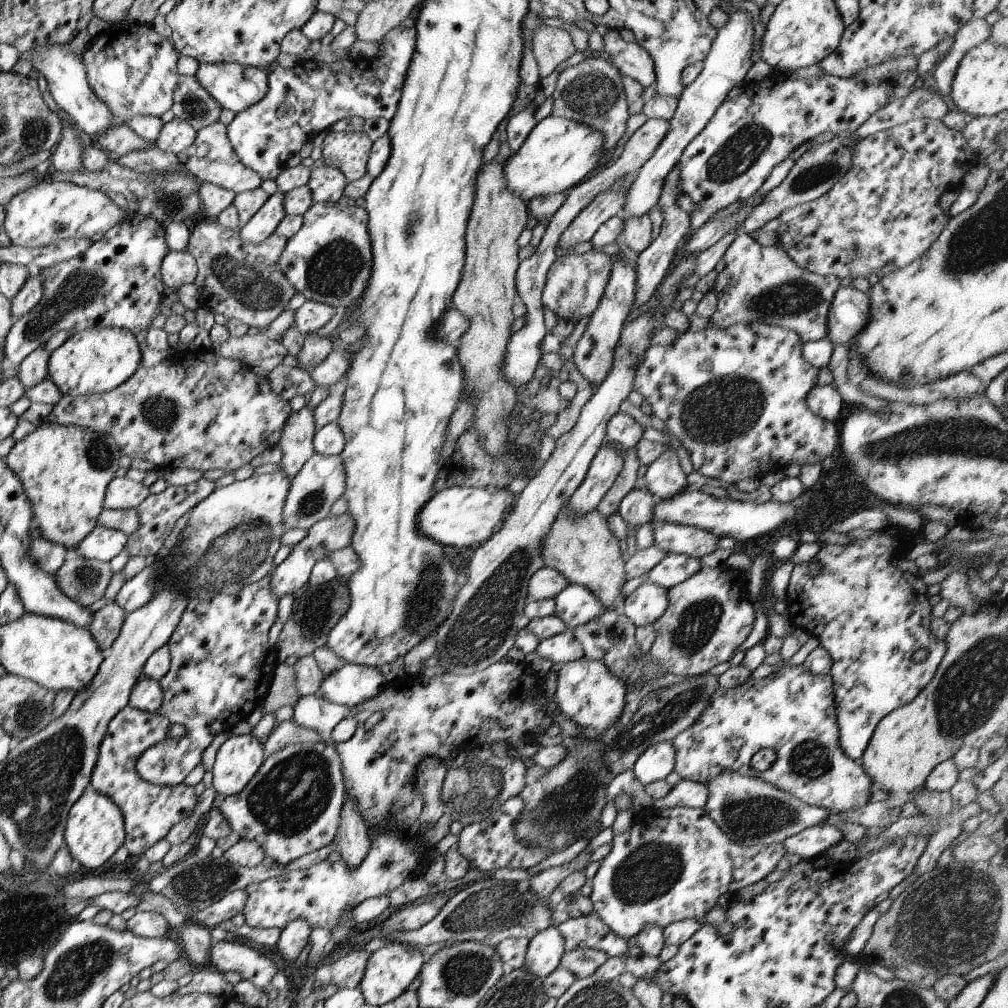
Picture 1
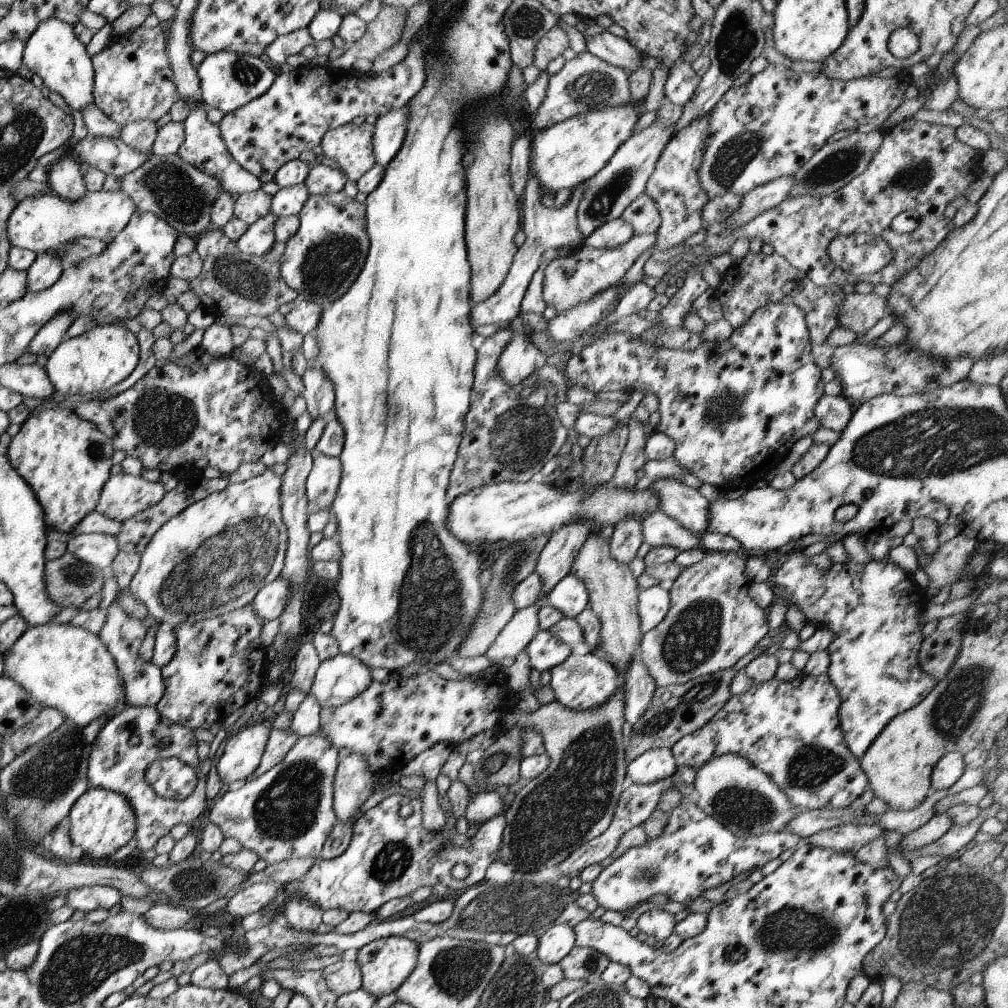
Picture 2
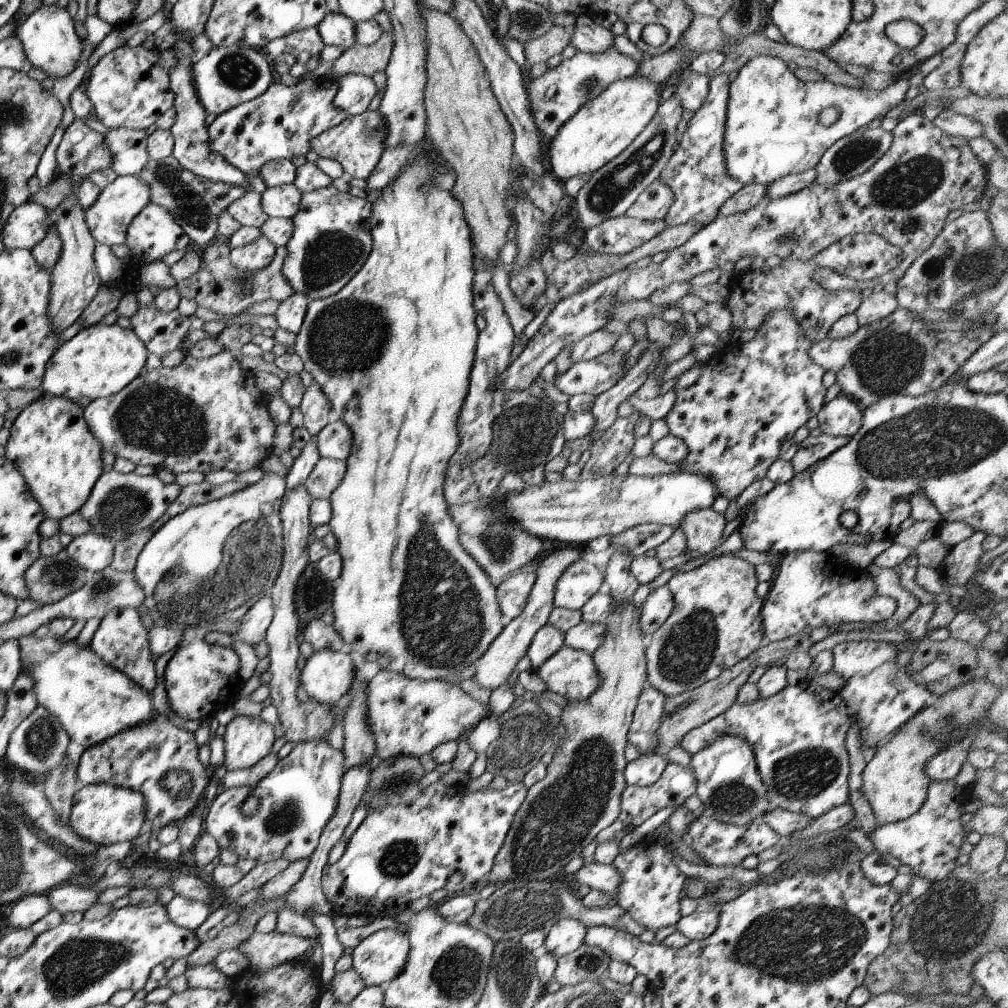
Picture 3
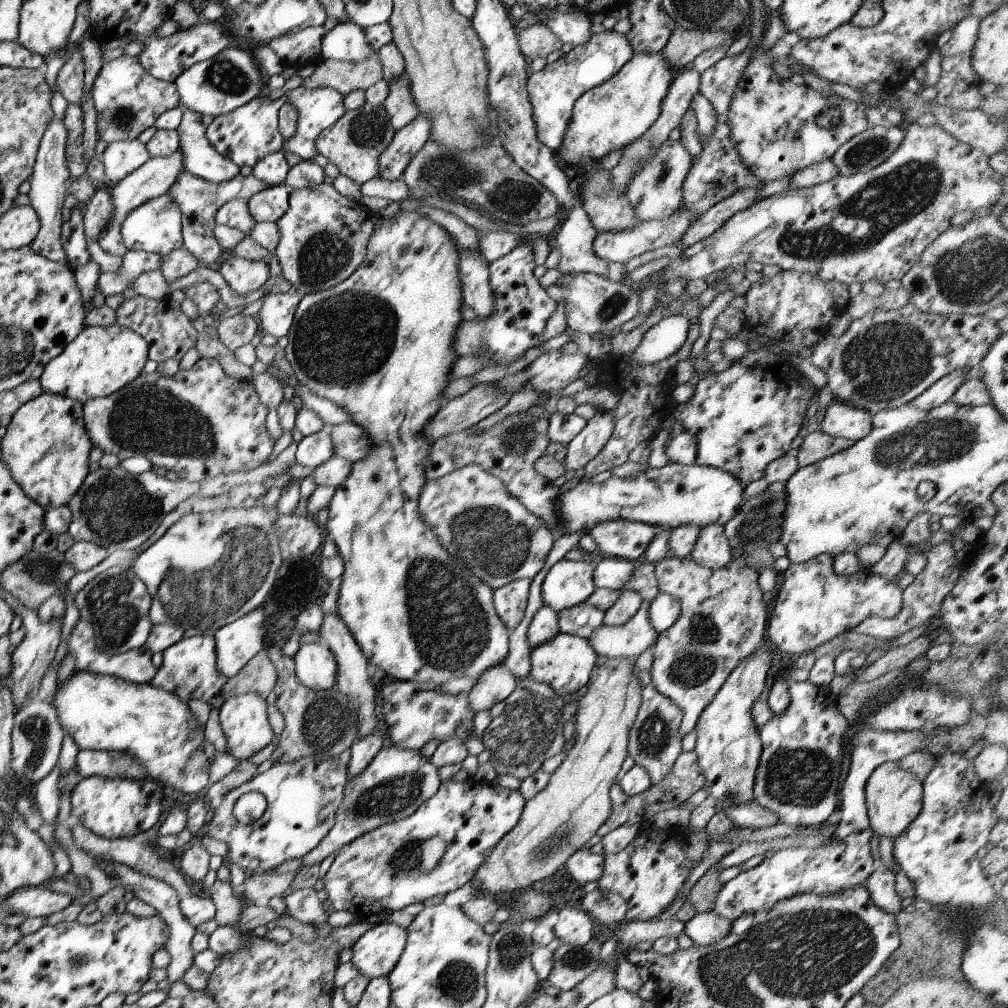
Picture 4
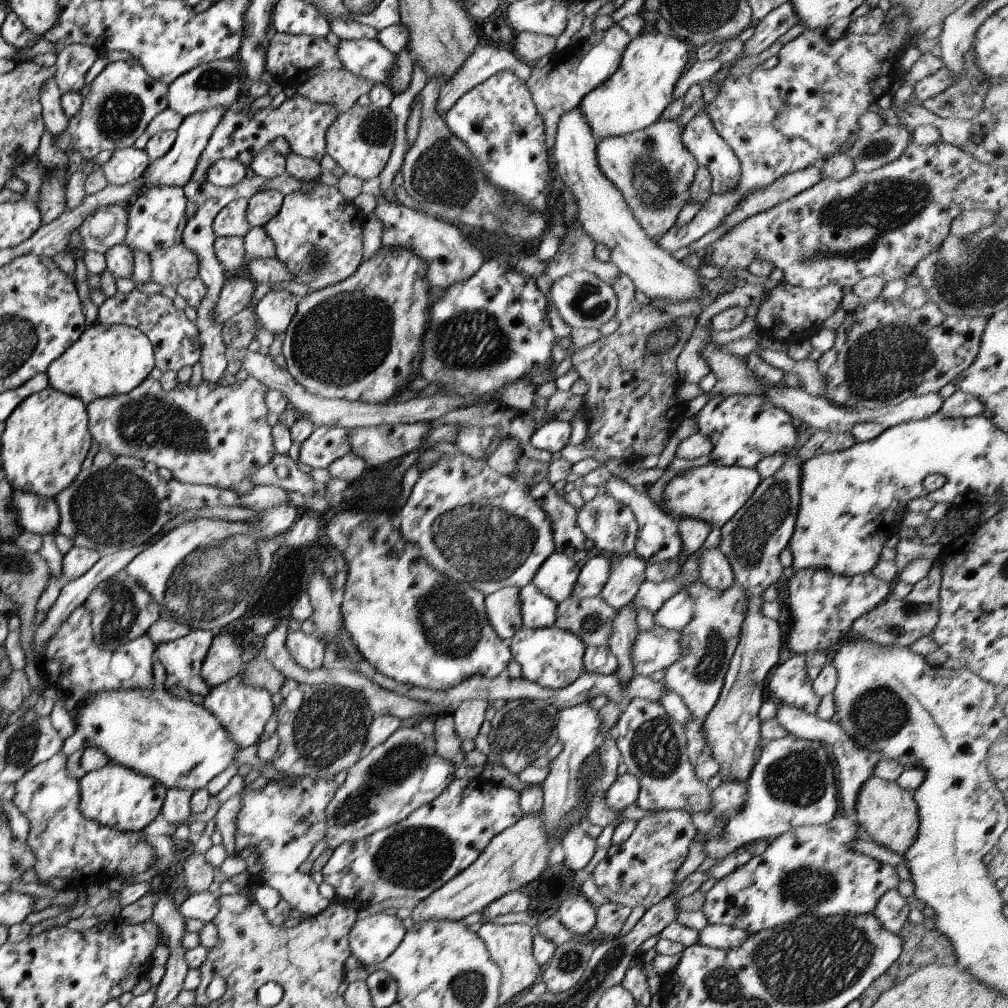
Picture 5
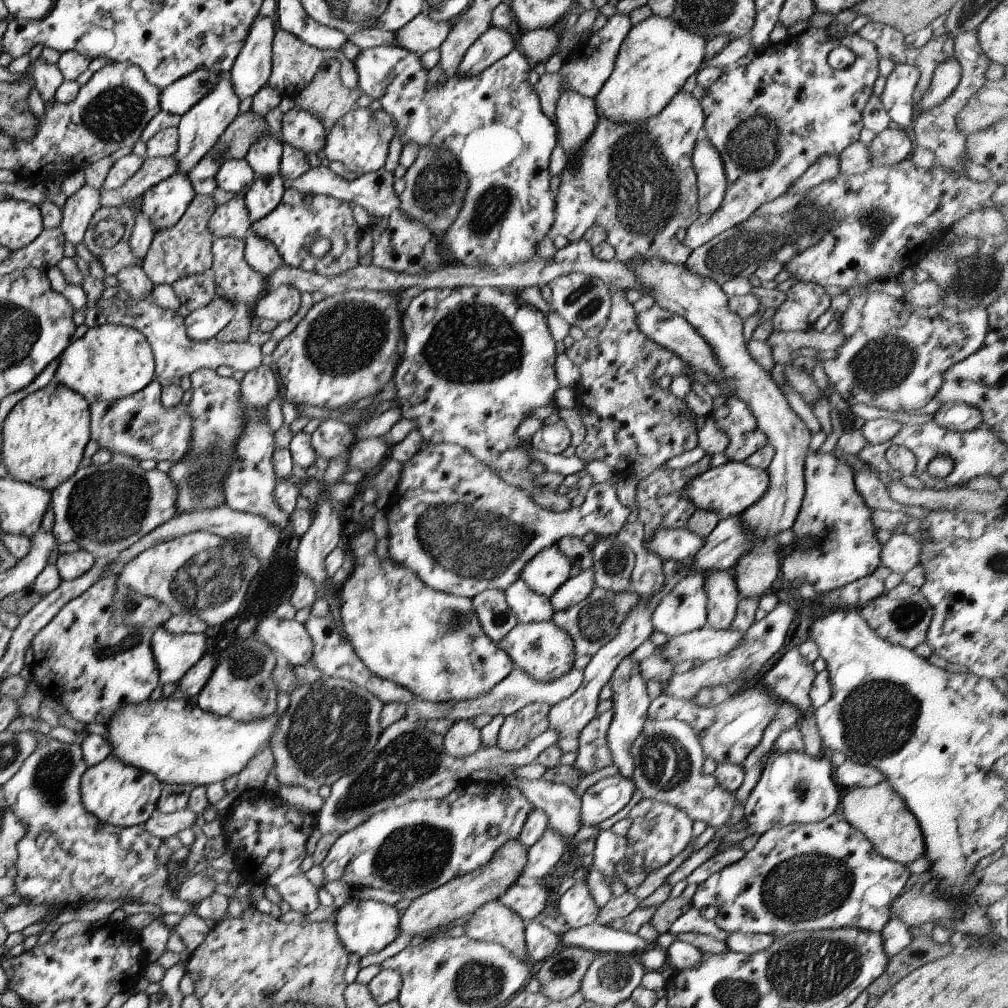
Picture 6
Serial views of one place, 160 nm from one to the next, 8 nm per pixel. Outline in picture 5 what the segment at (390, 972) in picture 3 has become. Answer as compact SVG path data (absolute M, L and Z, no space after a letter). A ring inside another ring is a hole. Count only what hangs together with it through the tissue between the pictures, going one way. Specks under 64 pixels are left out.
M375 913L356 920L349 929L348 947L362 967L383 962L399 946L405 926L395 915Z

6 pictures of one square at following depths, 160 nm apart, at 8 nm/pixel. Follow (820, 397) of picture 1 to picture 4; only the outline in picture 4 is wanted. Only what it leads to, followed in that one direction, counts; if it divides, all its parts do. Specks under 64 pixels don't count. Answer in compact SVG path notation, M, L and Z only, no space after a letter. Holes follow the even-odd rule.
M833 400L823 412L820 430L829 436L855 442L869 434L871 423L872 414L868 410L861 410L849 403Z

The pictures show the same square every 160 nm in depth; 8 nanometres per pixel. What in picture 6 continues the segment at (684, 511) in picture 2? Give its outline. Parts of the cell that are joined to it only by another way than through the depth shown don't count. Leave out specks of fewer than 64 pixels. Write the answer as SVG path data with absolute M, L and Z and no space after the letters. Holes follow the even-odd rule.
M713 569L704 574L703 590L706 594L706 622L715 630L727 629L730 622L738 617L736 609L740 607L735 581L727 569Z

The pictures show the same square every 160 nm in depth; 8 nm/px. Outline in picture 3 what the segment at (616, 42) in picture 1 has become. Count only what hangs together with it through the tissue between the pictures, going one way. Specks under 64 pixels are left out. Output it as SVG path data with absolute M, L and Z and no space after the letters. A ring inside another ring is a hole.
M590 23L588 26L573 27L569 44L577 51L601 54L613 47L613 34L600 24Z

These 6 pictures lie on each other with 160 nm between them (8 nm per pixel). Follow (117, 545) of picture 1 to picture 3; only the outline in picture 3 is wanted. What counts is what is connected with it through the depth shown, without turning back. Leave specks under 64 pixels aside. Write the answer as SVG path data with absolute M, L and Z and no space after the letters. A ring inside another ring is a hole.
M89 531L73 537L64 549L67 556L90 575L110 566L114 542L109 537Z

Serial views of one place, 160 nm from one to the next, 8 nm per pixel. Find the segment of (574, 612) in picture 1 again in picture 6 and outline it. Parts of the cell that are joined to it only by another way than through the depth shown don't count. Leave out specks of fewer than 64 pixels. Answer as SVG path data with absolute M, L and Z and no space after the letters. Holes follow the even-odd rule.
M555 545L538 552L520 572L520 579L533 592L548 599L569 577L569 559Z

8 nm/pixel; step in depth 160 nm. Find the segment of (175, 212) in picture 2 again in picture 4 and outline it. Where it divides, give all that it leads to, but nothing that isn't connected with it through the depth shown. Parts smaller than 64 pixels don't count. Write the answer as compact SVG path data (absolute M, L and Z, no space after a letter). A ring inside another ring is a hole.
M185 169L177 173L175 180L166 190L166 195L179 207L183 247L195 256L199 266L217 268L225 255L214 237L214 216L218 206L239 197L248 199L266 186L252 174L246 177L237 174L230 181L210 184L206 180L189 174Z

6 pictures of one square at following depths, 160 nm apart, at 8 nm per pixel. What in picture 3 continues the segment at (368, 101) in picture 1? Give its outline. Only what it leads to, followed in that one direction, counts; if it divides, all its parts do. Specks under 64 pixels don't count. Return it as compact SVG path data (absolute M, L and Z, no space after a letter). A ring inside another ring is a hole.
M301 76L296 84L271 83L263 94L250 101L233 107L217 115L207 126L210 149L220 154L231 166L237 167L249 176L258 175L260 168L272 160L290 159L305 154L309 148L309 140L320 135L324 130L337 126L346 116L345 112L332 102L338 91L337 81L333 78Z

